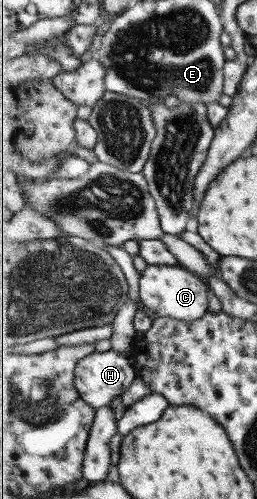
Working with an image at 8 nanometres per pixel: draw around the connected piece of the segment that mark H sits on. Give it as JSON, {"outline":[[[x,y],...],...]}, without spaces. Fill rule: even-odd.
{"outline":[[[113,349],[108,352],[90,354],[80,361],[75,368],[75,385],[83,395],[83,399],[98,411],[108,406],[114,398],[126,393],[137,377],[137,370],[132,361],[129,352],[122,353]]]}

